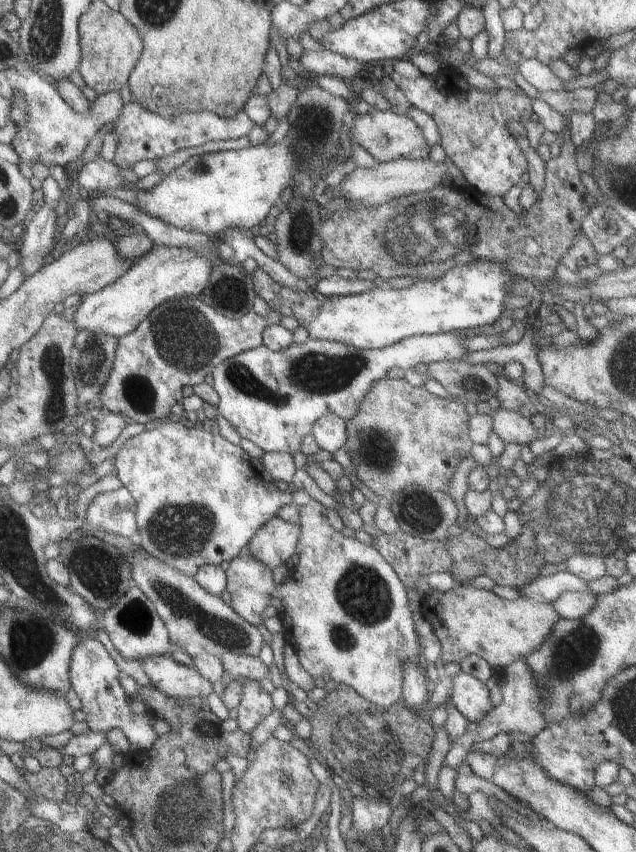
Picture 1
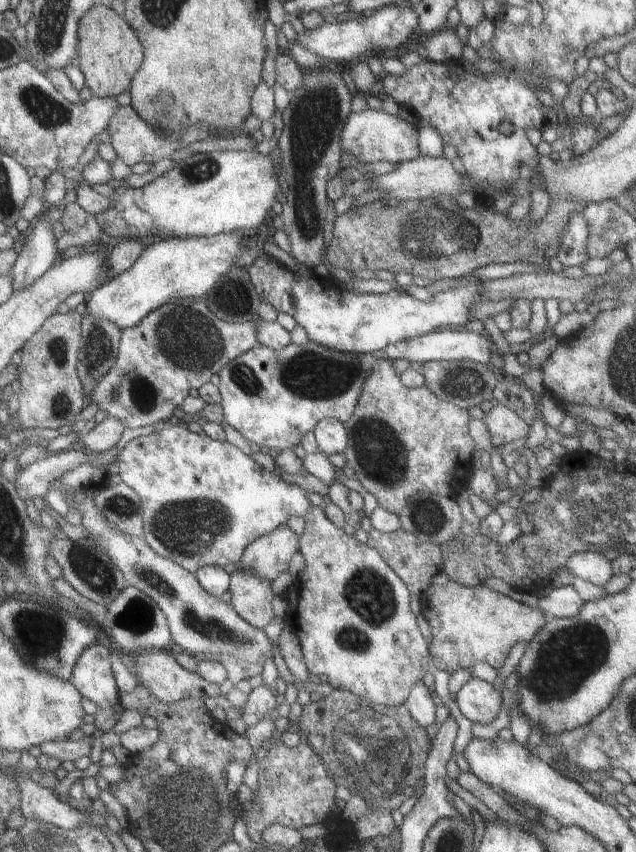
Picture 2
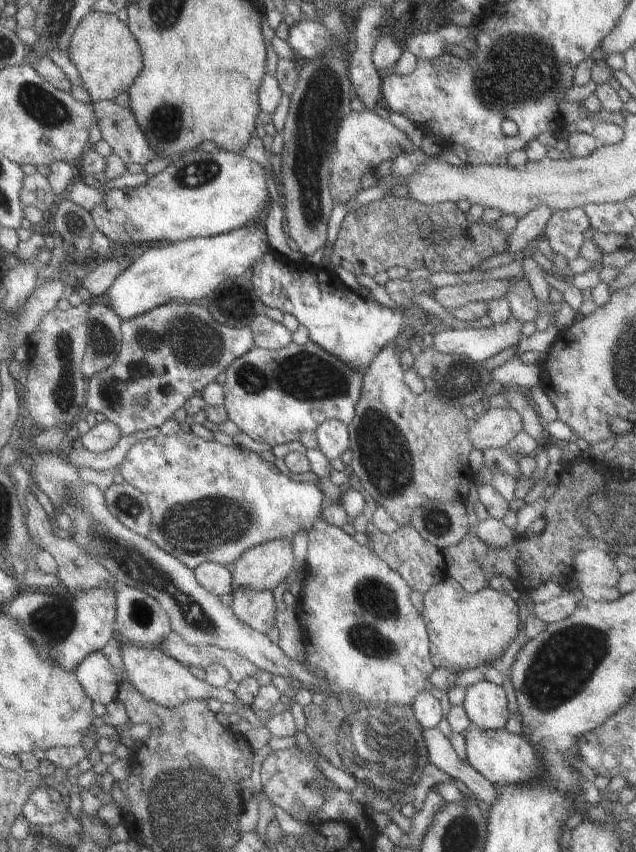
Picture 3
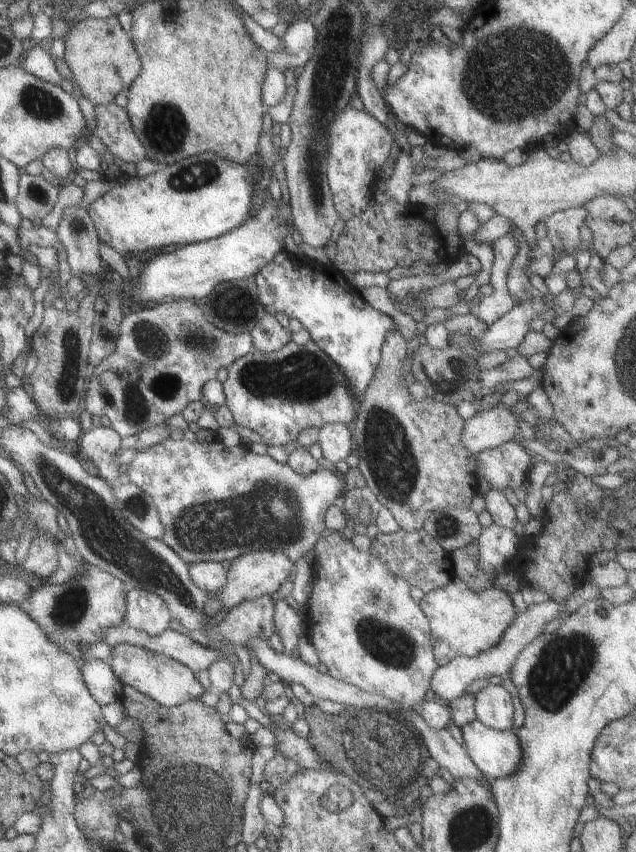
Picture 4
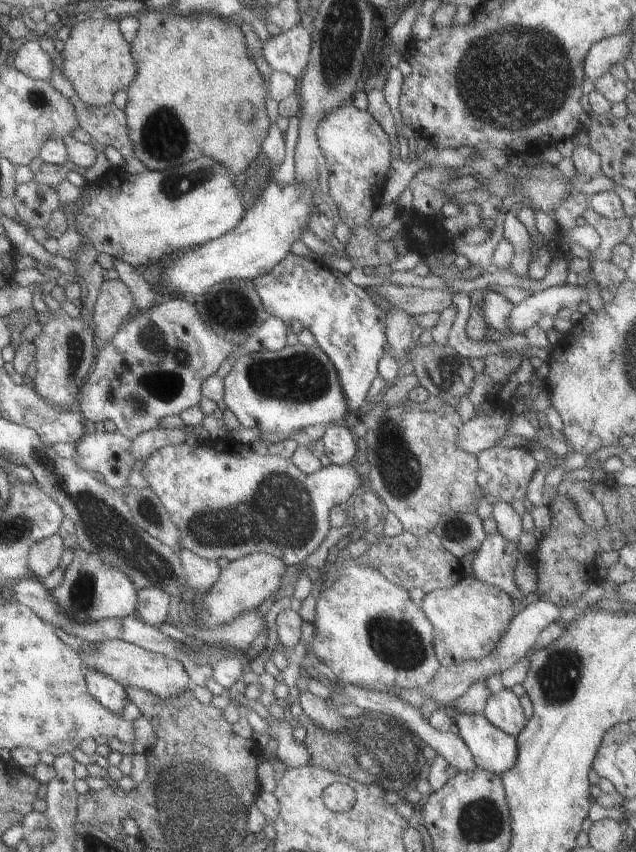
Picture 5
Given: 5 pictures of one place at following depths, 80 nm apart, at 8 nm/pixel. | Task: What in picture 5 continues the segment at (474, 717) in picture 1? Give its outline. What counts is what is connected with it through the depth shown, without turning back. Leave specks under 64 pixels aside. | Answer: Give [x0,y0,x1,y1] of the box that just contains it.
[480,689,526,737]

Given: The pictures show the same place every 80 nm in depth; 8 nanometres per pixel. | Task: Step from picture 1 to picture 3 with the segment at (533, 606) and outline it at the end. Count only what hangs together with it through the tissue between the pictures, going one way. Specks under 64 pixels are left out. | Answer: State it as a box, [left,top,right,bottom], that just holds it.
[420,576,519,669]

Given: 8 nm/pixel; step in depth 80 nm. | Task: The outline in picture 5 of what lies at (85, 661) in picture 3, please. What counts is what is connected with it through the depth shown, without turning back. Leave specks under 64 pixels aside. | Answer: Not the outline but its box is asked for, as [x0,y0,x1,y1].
[84,669,129,714]

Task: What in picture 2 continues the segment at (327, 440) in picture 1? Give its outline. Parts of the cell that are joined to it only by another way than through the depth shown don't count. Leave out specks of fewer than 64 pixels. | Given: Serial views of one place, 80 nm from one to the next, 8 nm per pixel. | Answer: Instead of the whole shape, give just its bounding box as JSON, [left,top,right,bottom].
[312,418,348,456]

